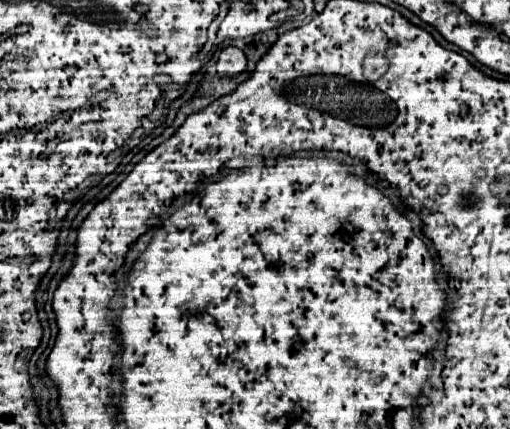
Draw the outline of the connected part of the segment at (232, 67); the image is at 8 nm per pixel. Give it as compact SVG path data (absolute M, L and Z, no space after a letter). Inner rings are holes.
M227 47L221 51L217 61L217 75L219 77L235 77L247 69L247 57L237 47Z

